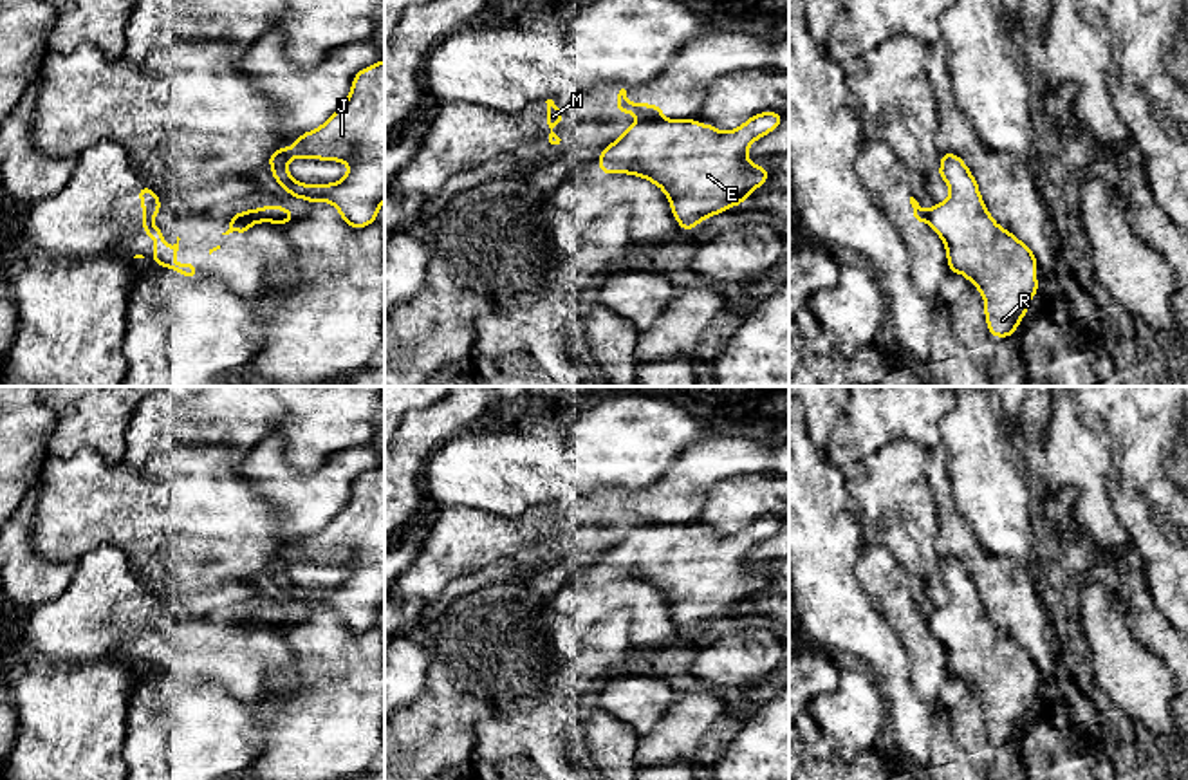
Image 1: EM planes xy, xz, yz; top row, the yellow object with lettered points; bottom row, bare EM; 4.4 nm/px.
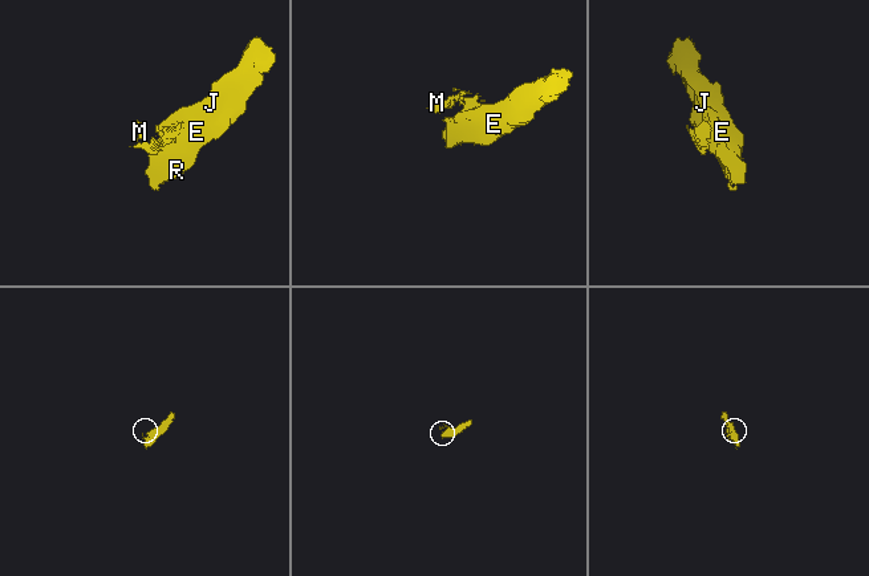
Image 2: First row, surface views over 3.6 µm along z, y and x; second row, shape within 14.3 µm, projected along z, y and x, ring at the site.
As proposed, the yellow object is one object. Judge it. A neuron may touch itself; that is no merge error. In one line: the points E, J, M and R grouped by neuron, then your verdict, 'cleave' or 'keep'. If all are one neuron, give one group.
E J R / M; cleave

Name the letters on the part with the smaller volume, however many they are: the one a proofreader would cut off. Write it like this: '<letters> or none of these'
M

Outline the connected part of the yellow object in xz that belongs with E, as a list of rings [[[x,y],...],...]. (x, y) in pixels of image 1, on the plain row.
[[[762,516],[731,536],[693,524],[637,525],[601,556],[599,576],[657,589],[688,637],[704,623],[742,608],[767,585],[767,572],[753,569],[747,552],[782,524],[778,516]]]

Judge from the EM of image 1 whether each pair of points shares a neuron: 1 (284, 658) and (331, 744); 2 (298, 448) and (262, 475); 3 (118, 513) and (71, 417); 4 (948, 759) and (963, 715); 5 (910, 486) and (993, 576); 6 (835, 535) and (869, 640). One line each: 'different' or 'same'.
1: different
2: different
3: different
4: different
5: different
6: same

